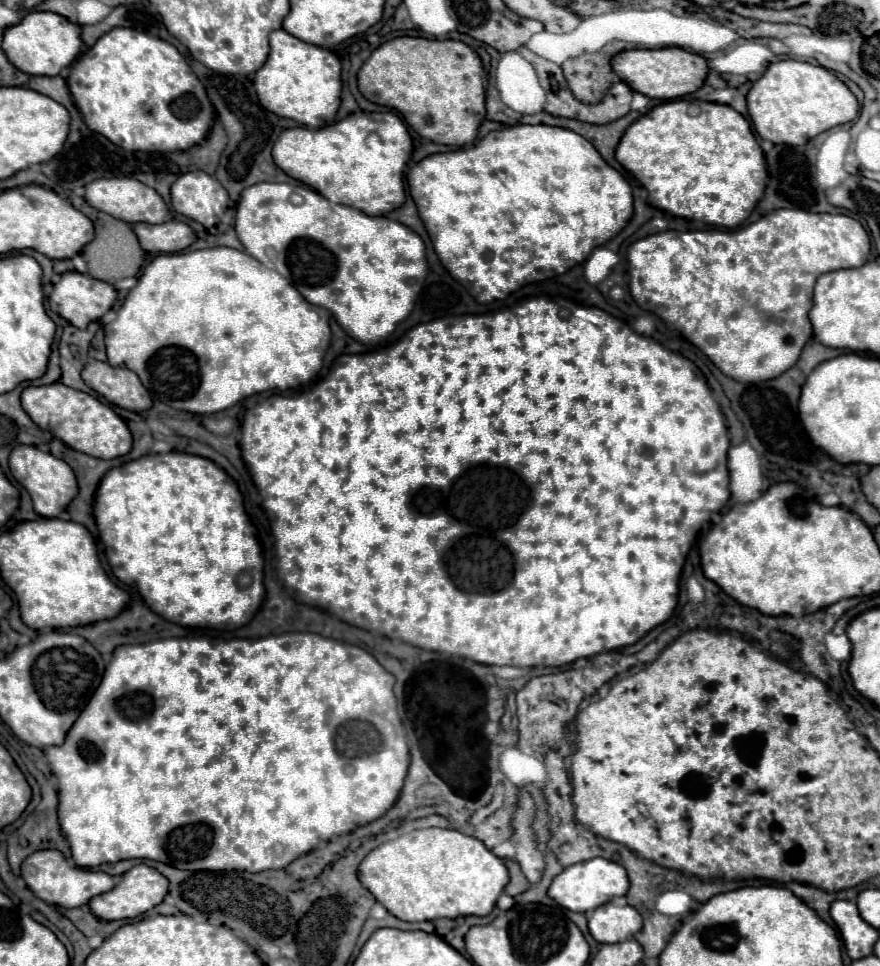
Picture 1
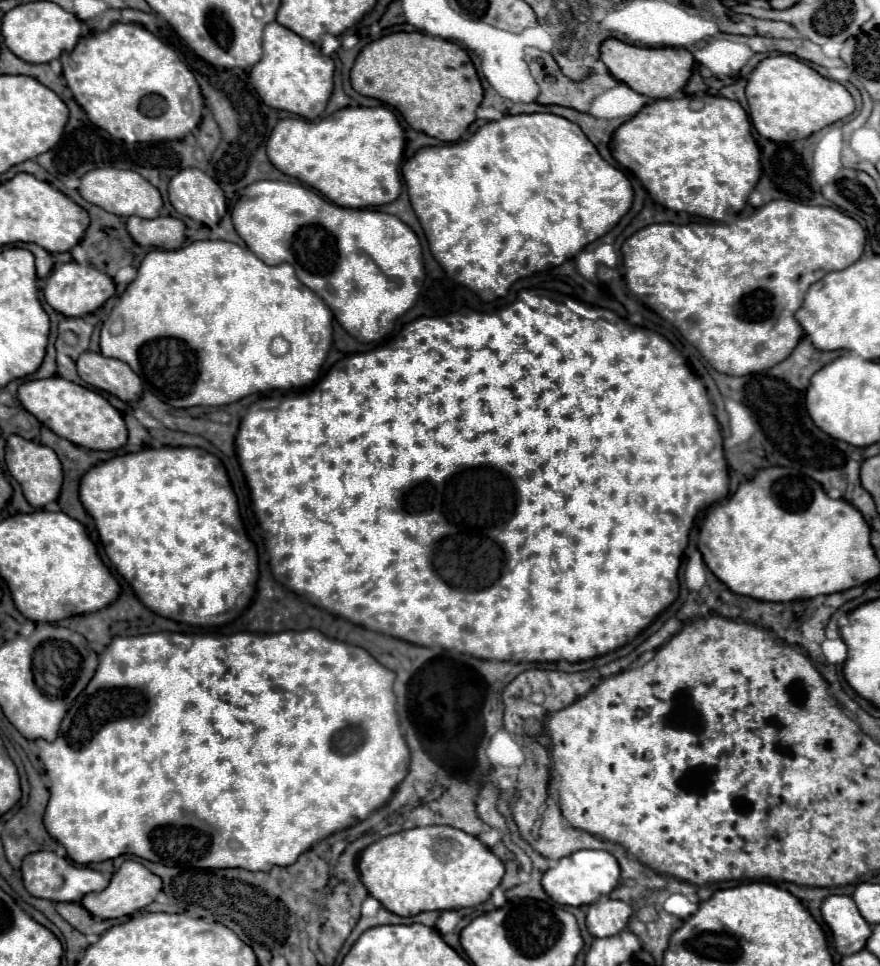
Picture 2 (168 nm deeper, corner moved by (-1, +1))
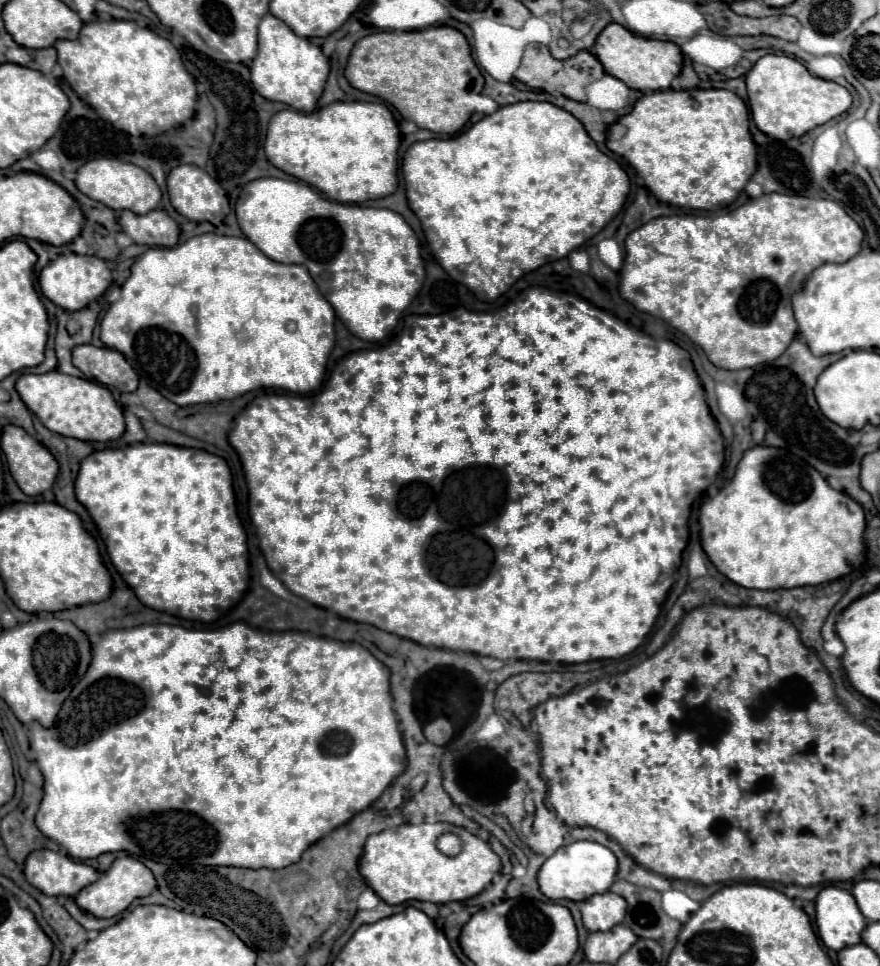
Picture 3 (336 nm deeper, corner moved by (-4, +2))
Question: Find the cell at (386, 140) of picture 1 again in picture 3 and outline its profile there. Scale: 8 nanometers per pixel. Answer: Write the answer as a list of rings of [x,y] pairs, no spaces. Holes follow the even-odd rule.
[[[333,102],[311,114],[291,108],[275,112],[269,120],[269,134],[265,136],[265,156],[275,168],[307,182],[323,192],[329,200],[361,204],[395,192],[399,142],[401,132],[387,106],[379,102]]]

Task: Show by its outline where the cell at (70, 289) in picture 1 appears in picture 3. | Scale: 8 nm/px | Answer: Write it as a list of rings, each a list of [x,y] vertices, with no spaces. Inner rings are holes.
[[[61,254],[59,258],[55,258],[53,262],[49,262],[41,274],[39,274],[39,286],[41,292],[55,302],[57,306],[61,306],[63,310],[81,310],[85,308],[89,302],[97,300],[111,284],[111,268],[105,260],[97,258],[97,256],[81,256],[81,254]]]

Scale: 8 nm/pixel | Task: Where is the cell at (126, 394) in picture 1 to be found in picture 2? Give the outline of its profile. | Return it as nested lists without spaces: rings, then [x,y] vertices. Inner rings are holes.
[[[86,351],[78,357],[76,365],[80,379],[94,389],[112,393],[122,401],[138,401],[142,397],[142,381],[118,359]]]

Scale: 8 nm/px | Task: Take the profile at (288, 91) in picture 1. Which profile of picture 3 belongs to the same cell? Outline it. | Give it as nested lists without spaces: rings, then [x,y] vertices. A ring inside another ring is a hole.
[[[265,14],[259,22],[259,54],[251,62],[253,88],[267,100],[283,102],[299,112],[313,112],[315,104],[325,88],[329,74],[329,60],[321,48],[307,38],[293,34],[293,30],[275,18]]]

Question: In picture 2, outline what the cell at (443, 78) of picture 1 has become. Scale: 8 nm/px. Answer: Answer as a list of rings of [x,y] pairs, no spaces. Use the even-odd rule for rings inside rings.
[[[420,31],[390,33],[378,41],[368,43],[356,57],[356,63],[350,71],[350,79],[352,79],[352,87],[360,95],[374,97],[402,111],[404,119],[412,125],[412,129],[422,131],[446,143],[458,141],[466,133],[466,129],[476,119],[476,109],[482,103],[482,85],[480,85],[480,79],[478,79],[478,73],[474,69],[470,55],[454,41],[446,41],[446,39],[426,35]]]

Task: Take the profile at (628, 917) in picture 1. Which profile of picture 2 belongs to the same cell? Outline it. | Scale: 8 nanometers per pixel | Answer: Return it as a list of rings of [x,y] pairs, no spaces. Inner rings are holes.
[[[602,897],[588,907],[586,925],[594,937],[610,937],[624,931],[628,927],[630,917],[632,907],[628,903]]]

